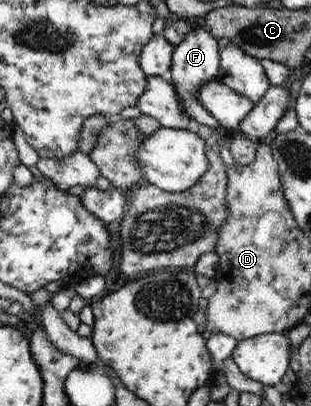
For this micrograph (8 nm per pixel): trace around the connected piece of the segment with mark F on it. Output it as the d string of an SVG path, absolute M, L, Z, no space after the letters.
M191 24L190 29L184 35L182 41L173 46L173 53L171 54L170 67L170 82L174 86L174 92L186 112L186 116L190 118L191 124L205 125L214 130L218 127L218 121L212 117L198 101L196 101L196 90L198 86L214 79L218 74L219 69L219 52L217 48L217 39L215 39L206 29Z

